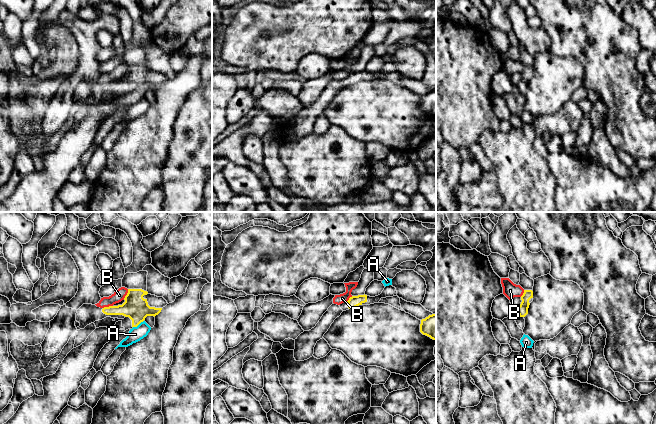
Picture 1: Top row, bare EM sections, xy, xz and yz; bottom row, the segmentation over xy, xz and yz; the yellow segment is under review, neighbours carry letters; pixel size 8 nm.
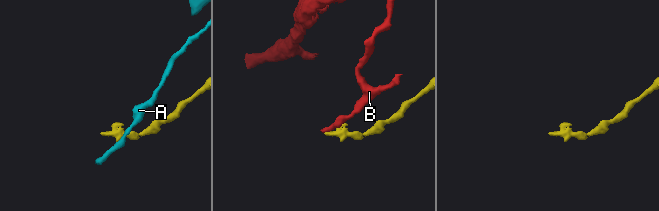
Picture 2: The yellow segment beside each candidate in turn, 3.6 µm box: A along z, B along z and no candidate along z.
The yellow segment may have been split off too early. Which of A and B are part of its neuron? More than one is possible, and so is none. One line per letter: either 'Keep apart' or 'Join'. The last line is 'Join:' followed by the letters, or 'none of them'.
A: Keep apart
B: Keep apart
Join: none of them

